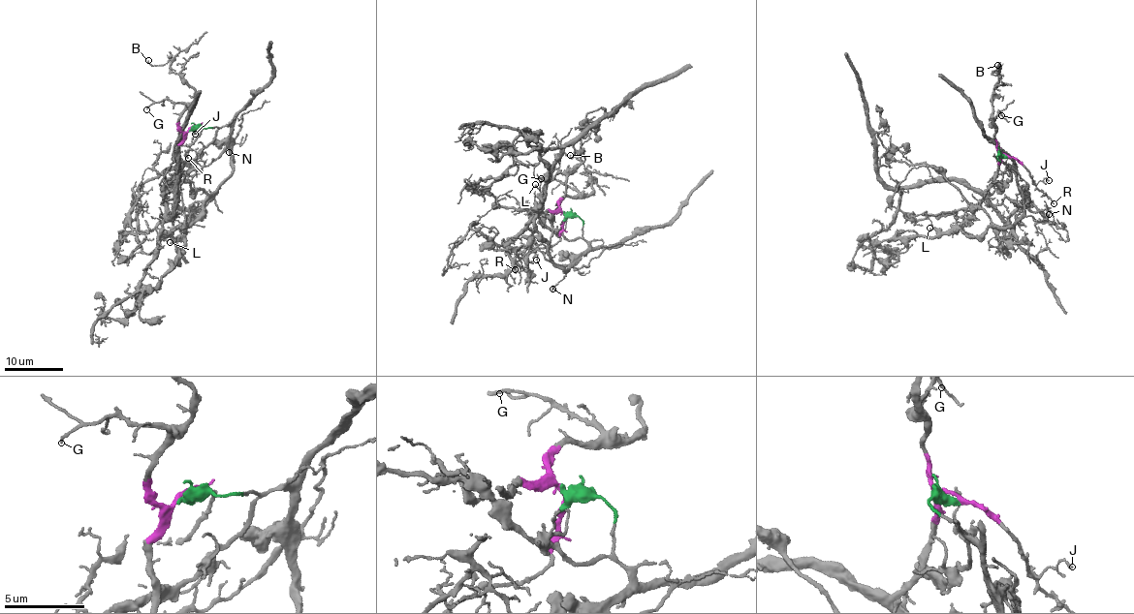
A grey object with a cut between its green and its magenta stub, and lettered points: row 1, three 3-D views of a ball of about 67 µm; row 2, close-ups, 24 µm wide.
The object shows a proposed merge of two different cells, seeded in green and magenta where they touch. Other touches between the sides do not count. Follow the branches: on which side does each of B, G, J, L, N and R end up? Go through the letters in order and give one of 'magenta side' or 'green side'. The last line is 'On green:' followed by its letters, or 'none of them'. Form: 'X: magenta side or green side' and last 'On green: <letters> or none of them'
B: magenta side
G: magenta side
J: magenta side
L: green side
N: green side
R: magenta side
On green: L, N

